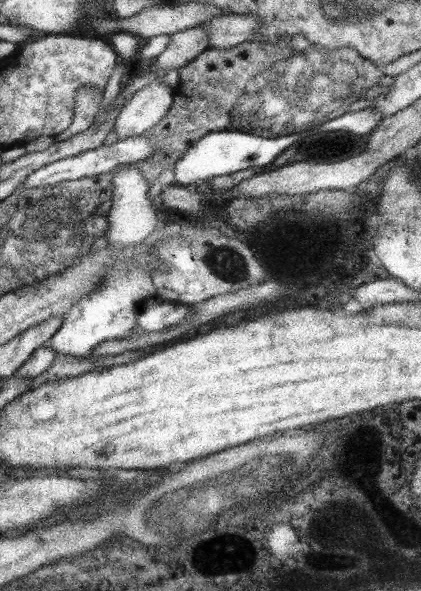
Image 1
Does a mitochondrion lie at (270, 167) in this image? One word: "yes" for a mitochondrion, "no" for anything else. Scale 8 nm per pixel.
no

